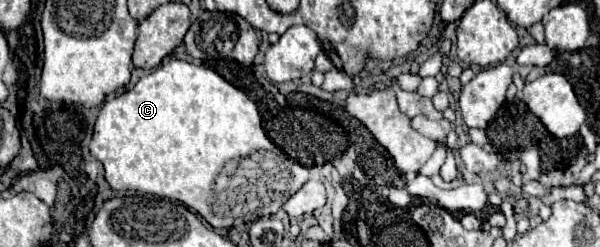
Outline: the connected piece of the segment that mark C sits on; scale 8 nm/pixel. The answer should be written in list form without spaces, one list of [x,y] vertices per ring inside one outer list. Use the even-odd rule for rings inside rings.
[[[166,56],[158,67],[146,76],[142,76],[132,90],[104,102],[104,106],[98,114],[94,134],[92,134],[92,140],[90,140],[88,148],[90,148],[90,154],[104,164],[106,182],[114,190],[134,190],[142,194],[153,194],[154,196],[160,196],[160,198],[168,198],[168,200],[178,200],[178,202],[186,204],[190,210],[194,210],[196,214],[200,214],[214,228],[232,228],[238,222],[246,224],[246,222],[254,222],[262,216],[276,214],[282,208],[282,204],[308,180],[308,168],[304,168],[298,162],[290,160],[280,148],[276,148],[268,140],[268,136],[262,130],[262,120],[258,118],[256,104],[242,90],[228,84],[222,76],[218,76],[214,70],[210,70],[202,61],[200,64],[198,62],[182,62],[182,60],[174,57],[170,58],[170,56]]]

